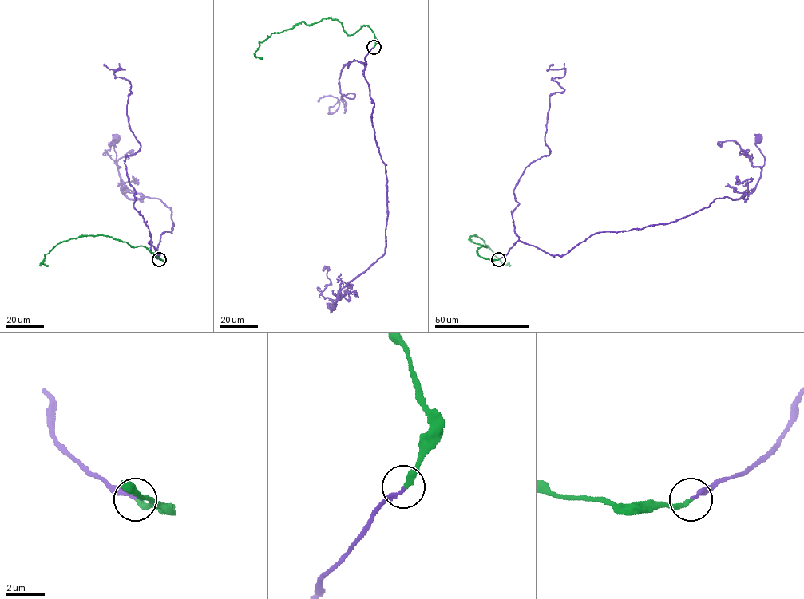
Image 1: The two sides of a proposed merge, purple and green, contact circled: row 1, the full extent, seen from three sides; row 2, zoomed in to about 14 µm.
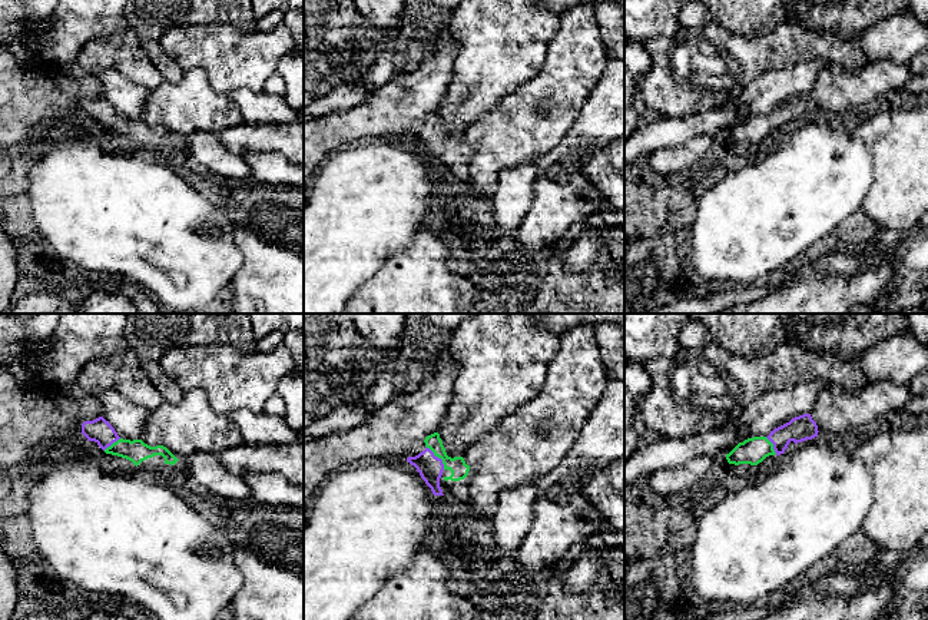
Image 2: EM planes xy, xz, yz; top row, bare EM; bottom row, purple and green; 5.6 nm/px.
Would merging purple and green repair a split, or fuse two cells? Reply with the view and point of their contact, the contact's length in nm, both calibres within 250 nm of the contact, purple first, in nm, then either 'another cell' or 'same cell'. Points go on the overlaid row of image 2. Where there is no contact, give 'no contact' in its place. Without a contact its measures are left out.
meets purple in xz at (437, 457); contact 170 nm long; 140 nm thick on the purple side, 100 nm on the other; same cell

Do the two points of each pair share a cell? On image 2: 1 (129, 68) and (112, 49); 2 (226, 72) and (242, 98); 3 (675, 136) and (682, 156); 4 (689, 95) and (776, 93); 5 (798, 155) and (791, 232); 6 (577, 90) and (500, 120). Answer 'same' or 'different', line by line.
1: same
2: different
3: different
4: different
5: same
6: same

